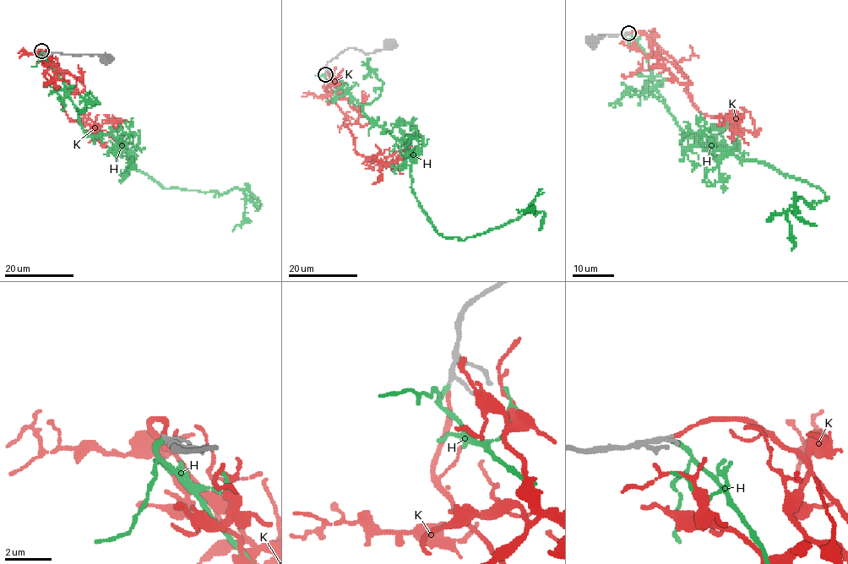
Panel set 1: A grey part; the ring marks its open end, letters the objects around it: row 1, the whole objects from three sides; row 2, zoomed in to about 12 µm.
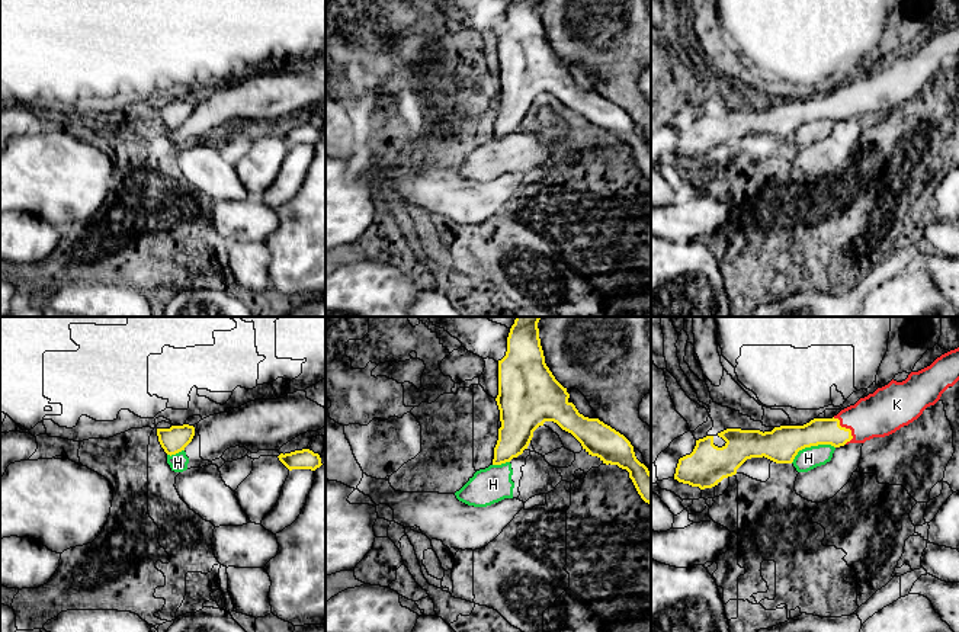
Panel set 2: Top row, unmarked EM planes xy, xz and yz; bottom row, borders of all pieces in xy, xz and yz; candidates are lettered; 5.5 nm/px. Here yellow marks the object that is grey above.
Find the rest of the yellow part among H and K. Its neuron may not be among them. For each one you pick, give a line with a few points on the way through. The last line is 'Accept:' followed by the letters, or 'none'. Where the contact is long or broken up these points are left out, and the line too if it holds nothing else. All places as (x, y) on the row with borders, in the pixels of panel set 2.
K: Path across: yz (817, 432), (837, 432), (844, 427), (882, 413)
Accept: K

